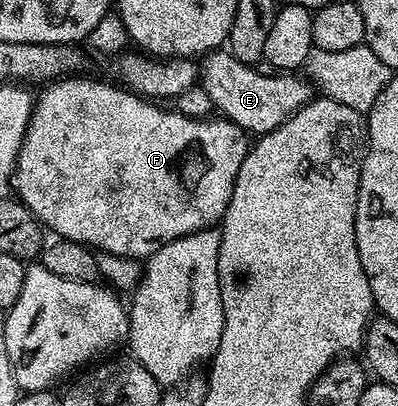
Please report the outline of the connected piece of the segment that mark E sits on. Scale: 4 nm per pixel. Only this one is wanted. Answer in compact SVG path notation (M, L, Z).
M223 48L202 55L198 70L198 85L209 92L209 100L213 100L215 110L251 136L278 130L286 118L293 117L313 97L312 83L306 77L298 78L300 75L295 72L262 74L259 68L237 60Z

